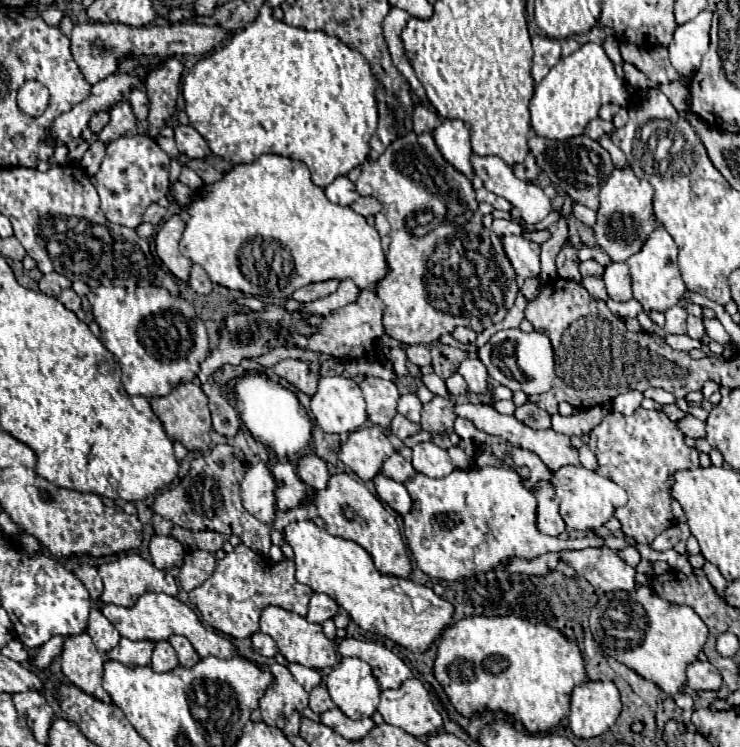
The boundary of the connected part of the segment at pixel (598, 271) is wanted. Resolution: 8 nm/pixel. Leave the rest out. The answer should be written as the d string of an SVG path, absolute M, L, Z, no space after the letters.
M590 259L590 261L582 261L582 263L580 263L580 273L582 273L582 277L590 277L590 275L594 275L594 277L602 277L604 267Z

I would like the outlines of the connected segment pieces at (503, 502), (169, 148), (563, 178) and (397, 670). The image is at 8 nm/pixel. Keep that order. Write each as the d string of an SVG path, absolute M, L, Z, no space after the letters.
M484 467L484 469L454 469L448 477L430 479L416 473L404 483L412 497L412 511L404 517L404 535L420 571L430 577L460 581L470 575L486 573L500 567L502 561L518 555L534 559L548 551L570 547L602 545L600 537L578 537L564 541L548 537L534 527L534 495L522 485L516 471Z
M158 137L156 143L160 145L160 149L170 157L170 159L178 159L180 157L180 151L176 149L176 143L174 139L166 139L166 137Z
M532 133L528 139L530 151L534 153L542 173L546 173L550 177L550 181L564 193L568 193L576 203L586 205L590 209L598 209L600 201L598 201L598 193L602 189L602 183L606 183L606 179L612 175L614 171L614 163L610 159L610 153L594 139L590 139L588 135L580 135L574 137L570 141L552 141L552 139L542 139L540 135Z
M342 639L338 645L338 653L342 657L358 657L372 667L372 673L380 685L380 689L400 687L402 681L412 677L410 667L398 659L384 645L374 641L358 641L358 639Z

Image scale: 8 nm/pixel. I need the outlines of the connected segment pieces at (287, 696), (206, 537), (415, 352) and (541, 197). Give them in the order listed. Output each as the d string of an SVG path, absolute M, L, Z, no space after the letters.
M264 663L258 667L272 675L272 683L266 687L260 699L260 715L266 725L284 727L286 717L292 711L302 711L308 705L308 693L294 681L288 667L282 663Z
M198 531L198 533L194 533L194 541L196 541L198 549L216 553L228 541L228 535L222 535L216 531Z
M410 345L406 349L406 357L408 357L410 363L414 363L418 367L430 367L430 363L432 363L430 349L424 347L424 345Z
M472 155L470 163L474 173L484 181L484 187L508 199L514 205L512 215L522 219L526 225L538 225L550 213L552 203L544 191L534 183L518 179L512 167L502 163L502 159Z

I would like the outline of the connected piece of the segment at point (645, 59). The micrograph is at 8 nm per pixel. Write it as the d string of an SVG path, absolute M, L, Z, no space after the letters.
M620 43L620 55L626 63L632 63L638 67L648 79L654 79L656 83L672 83L674 79L680 79L678 71L670 65L668 49L664 47L630 47L630 43Z

